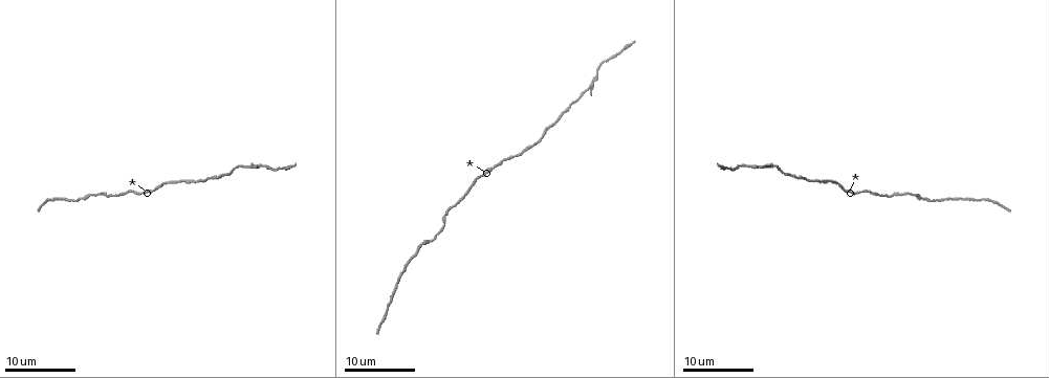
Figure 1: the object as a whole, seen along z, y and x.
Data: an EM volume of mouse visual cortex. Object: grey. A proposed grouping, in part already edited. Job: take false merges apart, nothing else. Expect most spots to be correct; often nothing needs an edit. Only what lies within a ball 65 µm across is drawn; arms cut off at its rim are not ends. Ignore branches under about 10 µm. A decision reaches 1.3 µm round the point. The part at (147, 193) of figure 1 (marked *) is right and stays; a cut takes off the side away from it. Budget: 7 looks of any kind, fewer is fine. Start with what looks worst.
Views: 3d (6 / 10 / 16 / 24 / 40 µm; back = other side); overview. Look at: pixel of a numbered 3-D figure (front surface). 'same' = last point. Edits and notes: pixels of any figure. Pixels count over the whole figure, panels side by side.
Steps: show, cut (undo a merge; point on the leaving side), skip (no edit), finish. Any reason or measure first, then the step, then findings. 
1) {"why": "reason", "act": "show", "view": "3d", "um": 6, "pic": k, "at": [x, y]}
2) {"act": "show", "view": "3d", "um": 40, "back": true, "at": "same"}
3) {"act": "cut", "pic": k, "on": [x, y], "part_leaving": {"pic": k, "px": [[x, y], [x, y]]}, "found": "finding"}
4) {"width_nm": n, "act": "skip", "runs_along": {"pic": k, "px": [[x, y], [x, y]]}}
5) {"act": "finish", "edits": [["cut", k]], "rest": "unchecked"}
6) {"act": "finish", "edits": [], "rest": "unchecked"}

{"why": "two arms in line, one across", "act": "show", "view": "3d", "um": 16, "pic": 1, "at": [249, 168]}

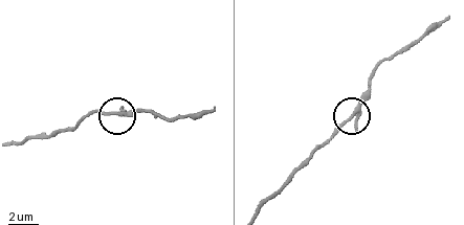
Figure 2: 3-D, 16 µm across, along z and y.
{"act": "show", "view": "3d", "um": 10, "pic": 2, "at": [119, 114]}

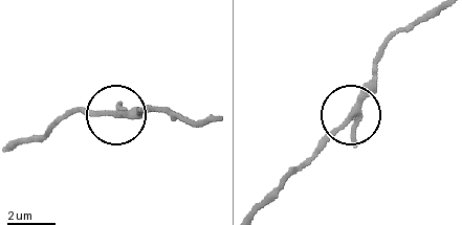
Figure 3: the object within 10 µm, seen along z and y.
{"width_nm": 210, "act": "skip", "found": "continuous, no second cell"}

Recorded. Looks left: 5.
{"why": "calibre changes", "act": "show", "view": "3d", "um": 24, "pic": 1, "at": [914, 193]}

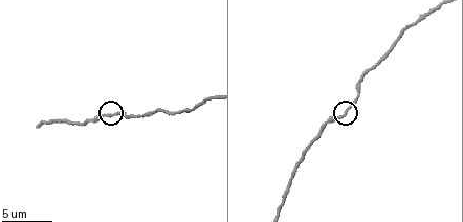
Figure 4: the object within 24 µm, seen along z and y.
{"act": "show", "view": "3d", "um": 10, "pic": 4, "at": [109, 113]}

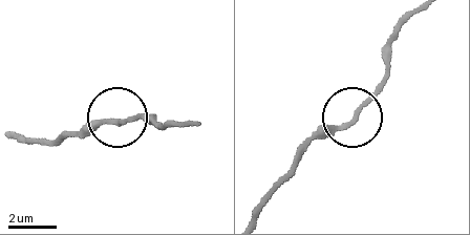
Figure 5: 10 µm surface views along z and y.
{"act": "skip", "runs_along": {"pic": 5, "px": [[180, 122], [163, 127], [133, 115], [68, 133]]}, "found": "one cell here"}

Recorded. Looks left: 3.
{"why": "sudden change in width", "act": "show", "view": "3d", "um": 16, "pic": 4, "at": [129, 119]}

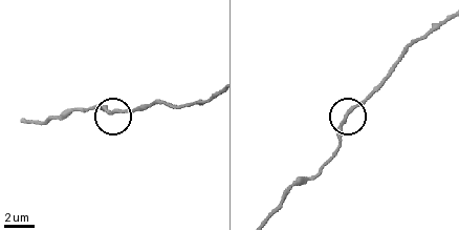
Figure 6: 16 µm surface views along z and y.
{"act": "skip", "runs_along": {"pic": 6, "px": [[428, 34], [410, 44], [398, 63], [350, 112], [339, 149]]}, "found": "all the same cell"}

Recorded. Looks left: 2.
{"act": "finish", "edits": [], "rest": "unchecked"}

